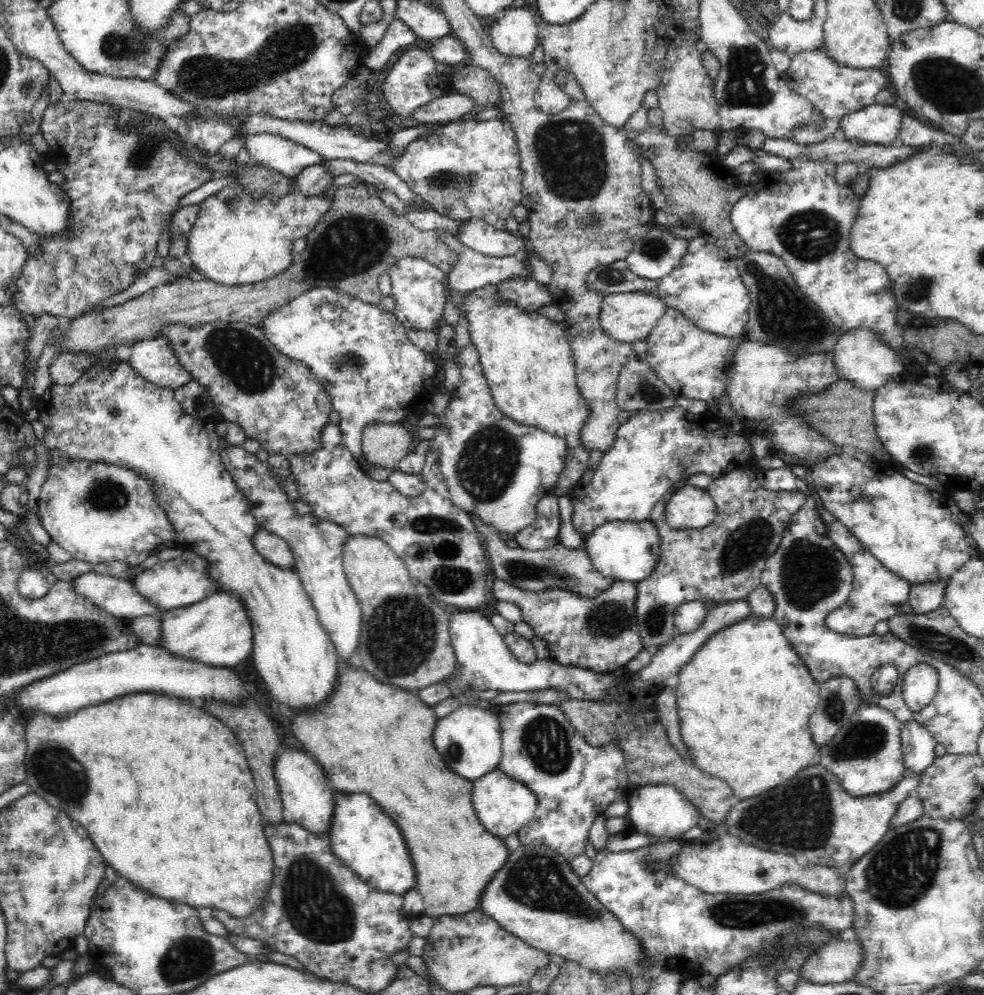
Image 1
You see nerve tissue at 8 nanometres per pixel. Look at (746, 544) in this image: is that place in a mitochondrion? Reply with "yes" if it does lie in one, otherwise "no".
yes

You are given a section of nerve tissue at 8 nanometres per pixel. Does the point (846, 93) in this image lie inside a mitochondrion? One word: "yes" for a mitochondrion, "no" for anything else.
no

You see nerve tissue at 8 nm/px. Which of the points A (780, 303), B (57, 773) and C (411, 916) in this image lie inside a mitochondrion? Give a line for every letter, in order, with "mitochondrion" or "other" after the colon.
A: mitochondrion
B: mitochondrion
C: other

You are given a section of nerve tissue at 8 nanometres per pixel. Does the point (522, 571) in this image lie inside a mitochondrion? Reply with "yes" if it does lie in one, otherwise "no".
yes

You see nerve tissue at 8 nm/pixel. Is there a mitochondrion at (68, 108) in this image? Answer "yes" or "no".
no

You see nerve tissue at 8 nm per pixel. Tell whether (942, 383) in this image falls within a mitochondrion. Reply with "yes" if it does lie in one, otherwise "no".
no

